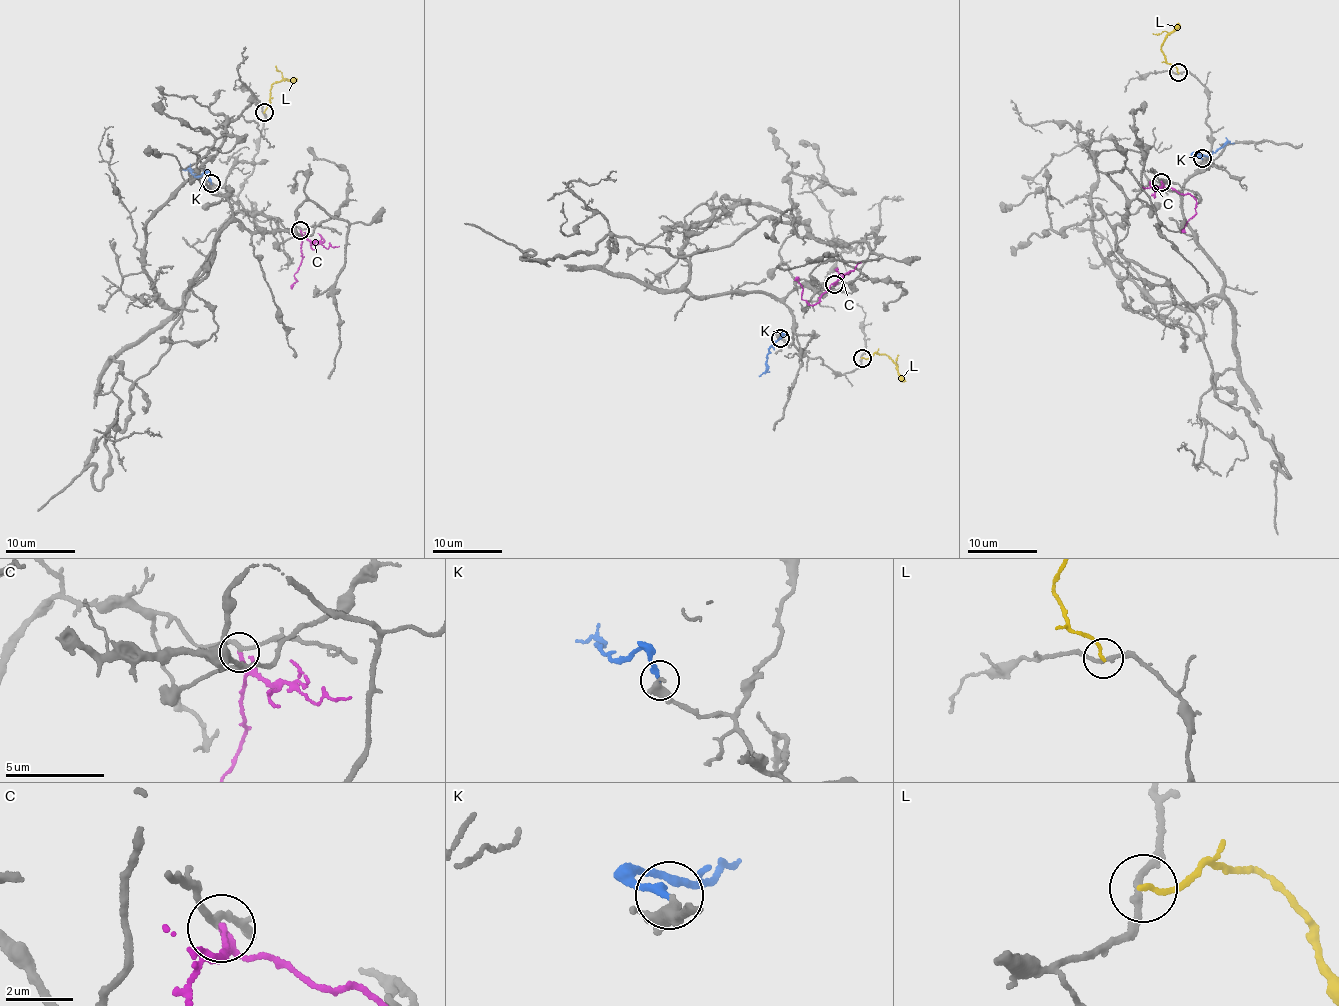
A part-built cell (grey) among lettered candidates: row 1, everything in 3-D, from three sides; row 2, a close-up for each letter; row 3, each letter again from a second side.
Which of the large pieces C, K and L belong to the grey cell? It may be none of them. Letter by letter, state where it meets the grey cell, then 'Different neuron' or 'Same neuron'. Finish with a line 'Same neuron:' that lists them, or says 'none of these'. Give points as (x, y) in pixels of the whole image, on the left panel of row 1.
C: Touches grey at (300, 230). Different neuron
K: Touches grey at (211, 183). Same neuron
L: Touches grey at (264, 112). Different neuron
Same neuron: K

